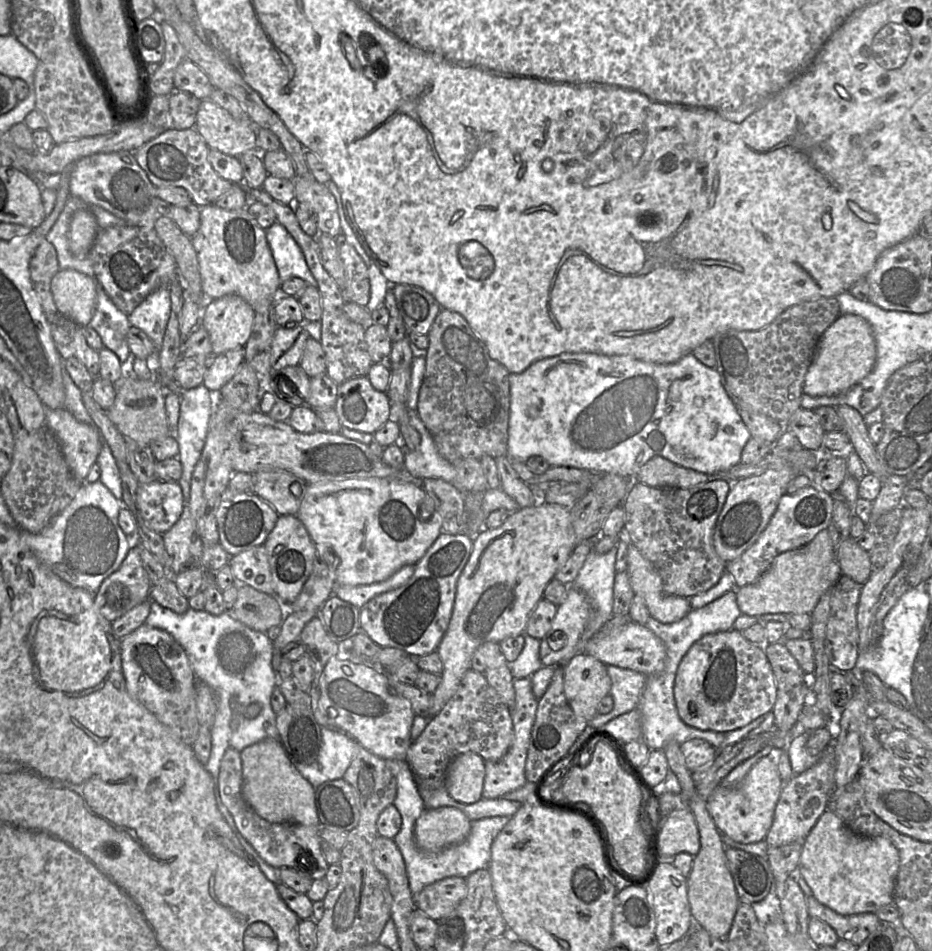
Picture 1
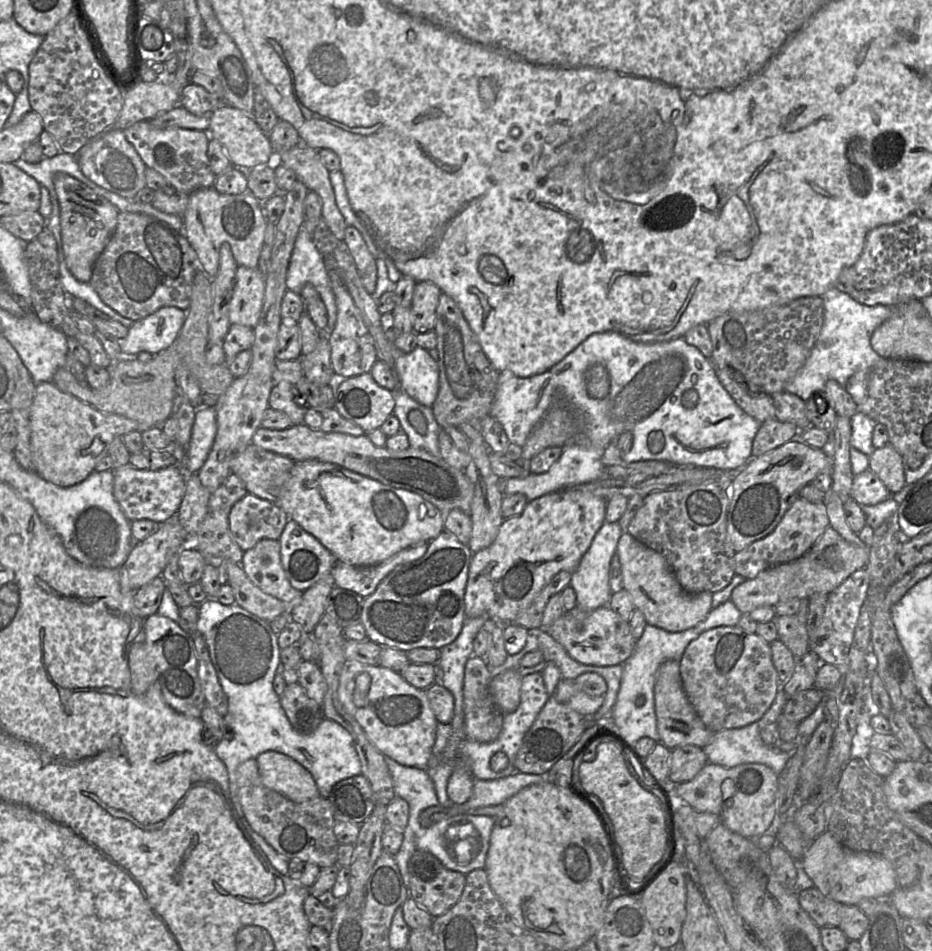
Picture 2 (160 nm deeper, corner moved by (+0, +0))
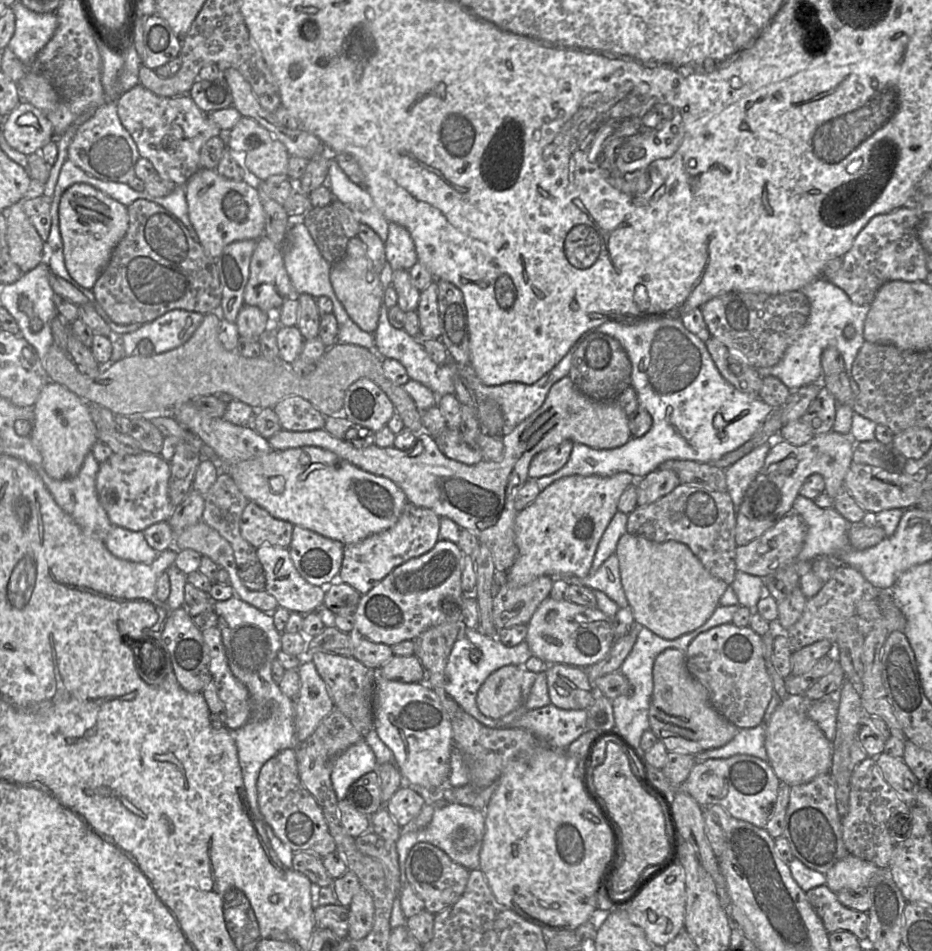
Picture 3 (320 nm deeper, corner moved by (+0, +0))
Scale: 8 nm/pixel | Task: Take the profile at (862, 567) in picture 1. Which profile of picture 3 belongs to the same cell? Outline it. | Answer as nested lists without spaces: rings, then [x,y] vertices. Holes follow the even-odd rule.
[[[833,430],[815,435],[809,442],[801,446],[792,445],[785,440],[775,440],[762,468],[749,484],[736,511],[736,545],[747,545],[793,511],[793,502],[800,495],[801,486],[812,474],[820,474],[823,477],[825,492],[834,499],[838,490],[844,485],[845,475],[853,464],[855,444],[851,433],[844,435]]]

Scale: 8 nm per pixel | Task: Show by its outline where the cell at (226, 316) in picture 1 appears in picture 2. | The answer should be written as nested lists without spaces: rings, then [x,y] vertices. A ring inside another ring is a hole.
[[[238,266],[229,306],[229,321],[253,328],[258,324],[265,296],[265,277],[261,270]]]

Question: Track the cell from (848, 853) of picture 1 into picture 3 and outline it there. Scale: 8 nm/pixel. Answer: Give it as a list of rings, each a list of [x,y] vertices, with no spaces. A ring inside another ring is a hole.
[[[848,854],[825,873],[826,885],[835,893],[868,887],[877,870],[875,864]]]

